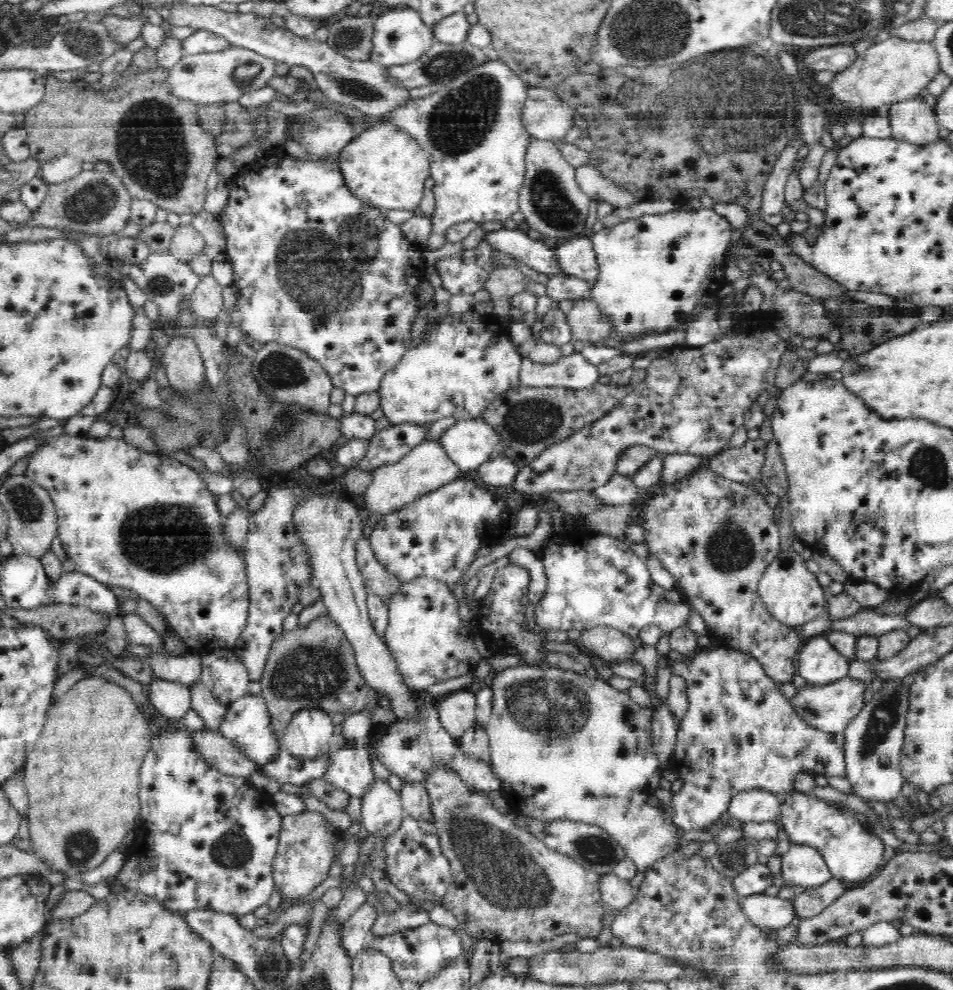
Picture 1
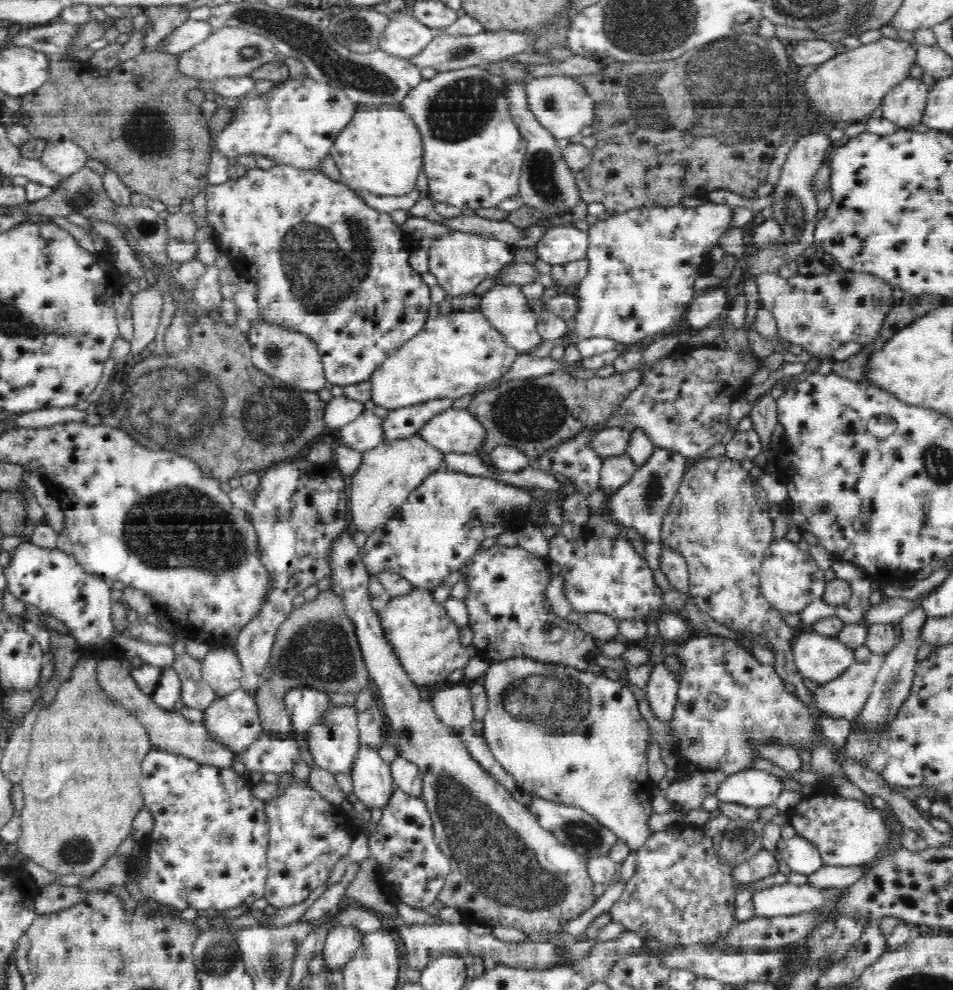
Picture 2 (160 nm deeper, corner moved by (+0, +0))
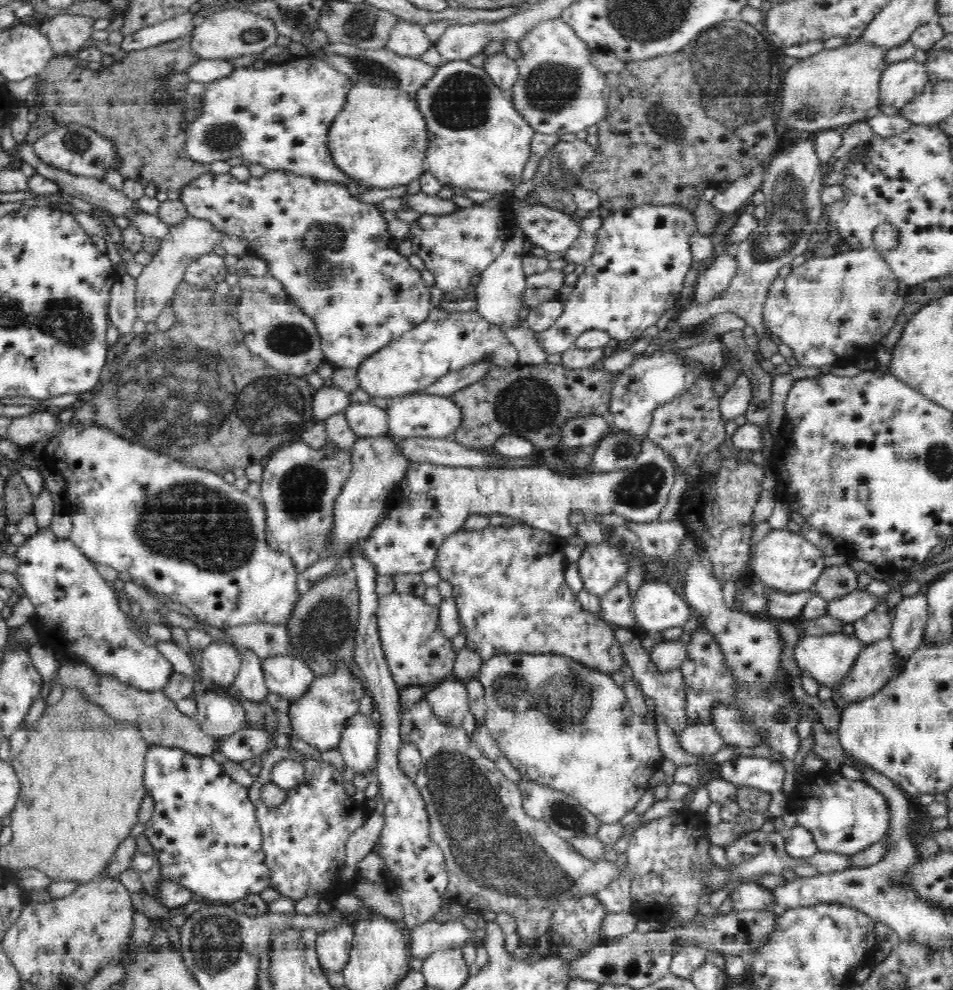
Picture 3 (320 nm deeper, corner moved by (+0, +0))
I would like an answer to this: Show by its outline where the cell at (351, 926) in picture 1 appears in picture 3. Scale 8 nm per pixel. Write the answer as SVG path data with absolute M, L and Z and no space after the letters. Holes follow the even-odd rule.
M345 923L319 933L316 950L321 968L327 972L343 972L349 961L354 929Z

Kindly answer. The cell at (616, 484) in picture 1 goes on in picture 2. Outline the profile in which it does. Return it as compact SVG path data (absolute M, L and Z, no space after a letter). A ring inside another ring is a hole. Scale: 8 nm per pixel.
M627 453L603 458L599 474L599 488L614 492L634 474L636 465Z

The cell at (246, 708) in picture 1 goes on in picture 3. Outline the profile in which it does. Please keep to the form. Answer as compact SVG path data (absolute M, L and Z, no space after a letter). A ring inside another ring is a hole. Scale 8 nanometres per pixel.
M206 691L194 699L197 709L193 717L206 735L219 741L246 727L245 708L232 695Z

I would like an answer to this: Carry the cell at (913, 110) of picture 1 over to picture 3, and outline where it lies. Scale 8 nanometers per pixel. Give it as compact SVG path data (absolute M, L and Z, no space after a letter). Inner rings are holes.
M912 58L890 63L880 77L880 102L900 110L929 85L928 69L924 63Z

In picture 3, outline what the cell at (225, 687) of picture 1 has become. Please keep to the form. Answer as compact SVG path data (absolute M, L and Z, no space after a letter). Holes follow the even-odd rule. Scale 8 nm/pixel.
M210 642L202 652L202 676L222 687L232 685L238 677L243 659L236 647Z

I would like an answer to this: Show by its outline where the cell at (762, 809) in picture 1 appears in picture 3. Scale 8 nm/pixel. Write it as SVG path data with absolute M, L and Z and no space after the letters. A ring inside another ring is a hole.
M739 756L719 764L720 777L734 786L754 787L765 793L782 791L786 768L764 756Z

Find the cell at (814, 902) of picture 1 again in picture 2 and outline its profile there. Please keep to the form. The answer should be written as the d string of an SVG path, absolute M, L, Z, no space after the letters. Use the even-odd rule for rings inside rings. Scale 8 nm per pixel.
M824 865L808 878L809 884L820 889L834 887L847 889L864 877L866 865L860 866L828 866Z

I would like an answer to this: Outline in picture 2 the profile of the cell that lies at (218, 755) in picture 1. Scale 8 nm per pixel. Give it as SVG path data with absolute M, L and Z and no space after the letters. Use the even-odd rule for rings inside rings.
M104 658L104 660L98 660L97 668L97 683L100 685L102 693L112 702L130 710L140 719L150 735L152 748L183 755L195 760L200 765L214 765L228 769L228 766L234 762L235 752L216 739L212 739L203 723L190 721L179 711L160 708L148 695L144 694L136 681L132 679L130 662L116 660L116 658Z

